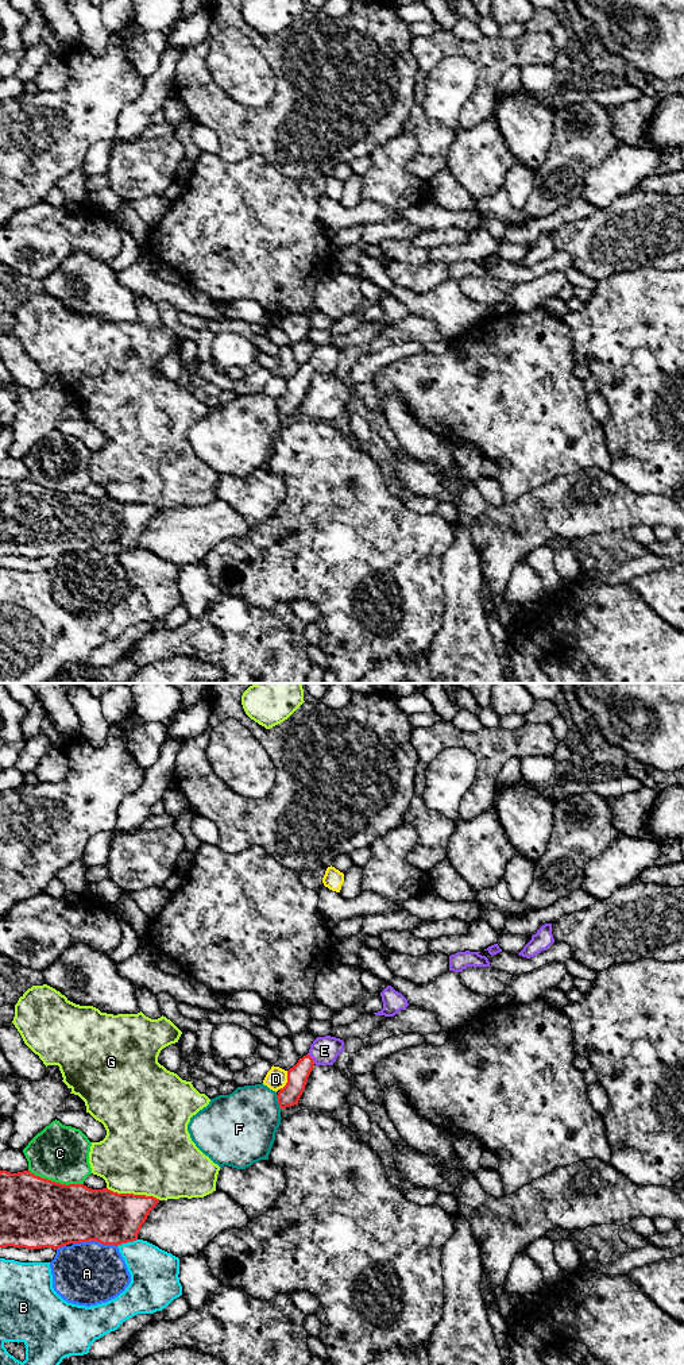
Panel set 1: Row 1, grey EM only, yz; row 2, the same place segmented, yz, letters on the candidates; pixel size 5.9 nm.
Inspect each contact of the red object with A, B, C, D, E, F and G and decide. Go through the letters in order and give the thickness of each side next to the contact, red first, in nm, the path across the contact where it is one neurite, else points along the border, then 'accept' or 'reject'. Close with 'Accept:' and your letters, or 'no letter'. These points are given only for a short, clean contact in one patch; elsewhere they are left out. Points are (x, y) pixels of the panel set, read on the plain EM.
A: calibres 360 and 380 nm; reject
B: calibres 320 and 280 nm; reject
C: calibres 420 and 340 nm; reject
D: calibres 130 and 130 nm; border yz (288, 380), (288, 390), (279, 397); reject
E: calibres 130 and 170 nm; way yz (297, 385), (312, 367), (324, 359); accept
F: calibres 130 and 400 nm; reject
G: calibres 320 and 500 nm; reject
Accept: E

